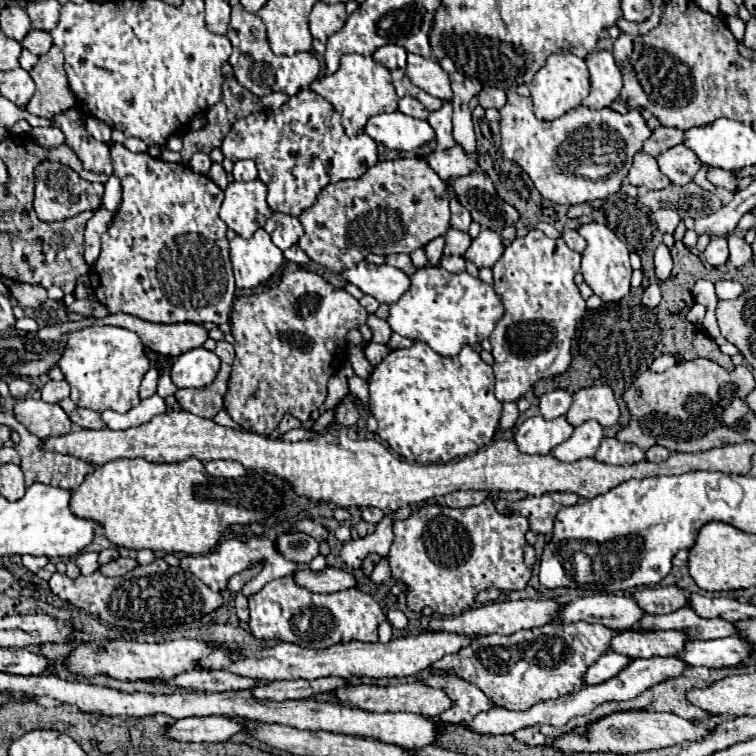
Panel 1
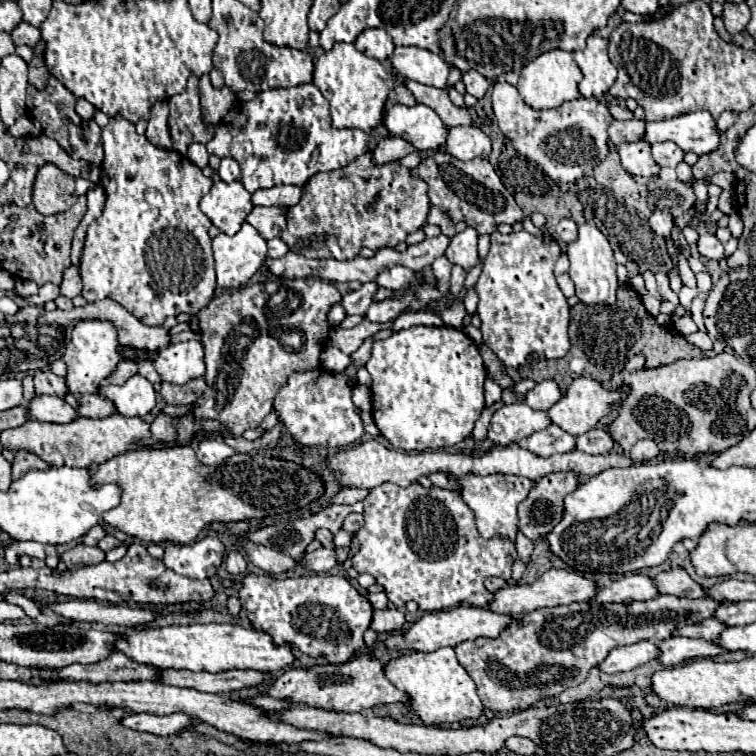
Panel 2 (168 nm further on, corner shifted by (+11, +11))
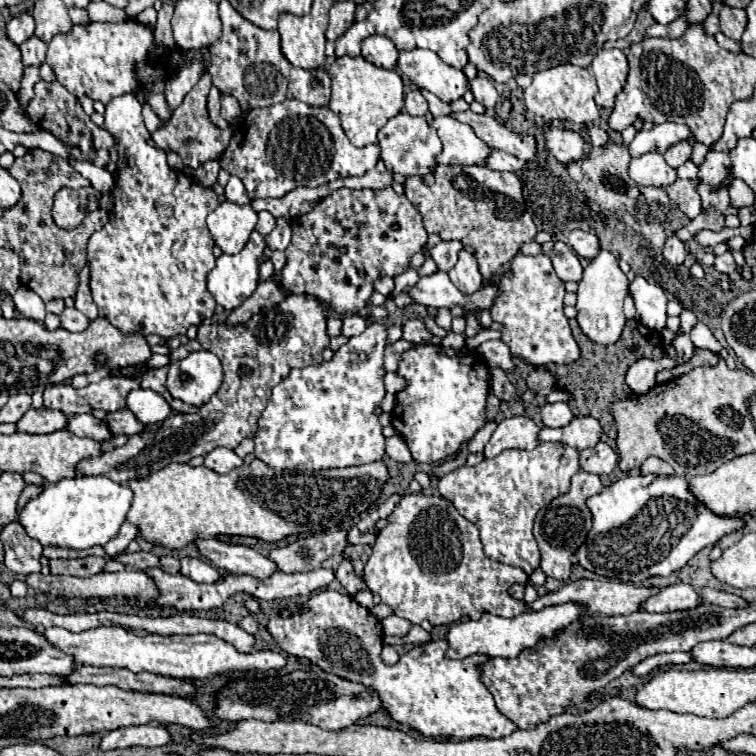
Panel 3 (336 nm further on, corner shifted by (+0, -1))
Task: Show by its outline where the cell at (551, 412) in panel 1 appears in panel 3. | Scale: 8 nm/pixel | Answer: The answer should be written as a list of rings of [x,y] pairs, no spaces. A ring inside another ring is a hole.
[[[555,402],[555,404],[545,404],[541,408],[541,418],[543,424],[549,428],[563,428],[573,420],[573,414],[565,402]]]

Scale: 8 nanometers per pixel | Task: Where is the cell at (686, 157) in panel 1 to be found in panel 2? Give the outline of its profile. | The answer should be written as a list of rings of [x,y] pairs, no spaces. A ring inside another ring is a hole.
[[[656,142],[652,144],[652,158],[658,166],[670,166],[676,168],[684,160],[682,148],[676,148],[672,142]]]

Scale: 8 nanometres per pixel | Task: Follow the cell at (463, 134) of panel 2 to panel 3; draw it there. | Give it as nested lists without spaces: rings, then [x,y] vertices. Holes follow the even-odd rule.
[[[493,150],[491,152],[491,160],[487,160],[485,164],[487,168],[495,168],[495,170],[509,170],[509,172],[517,172],[521,170],[525,164],[517,158],[517,156],[511,156],[503,150]]]

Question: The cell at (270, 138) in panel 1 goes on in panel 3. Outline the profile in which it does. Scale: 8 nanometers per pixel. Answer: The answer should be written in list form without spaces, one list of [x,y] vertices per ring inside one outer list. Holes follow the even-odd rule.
[[[285,100],[283,104],[275,104],[267,110],[259,108],[249,110],[243,124],[235,130],[227,150],[221,154],[219,164],[231,176],[241,178],[249,198],[281,198],[301,184],[315,188],[337,178],[363,176],[377,164],[377,160],[379,160],[379,146],[369,144],[365,148],[355,148],[345,136],[339,118],[327,106],[311,108],[299,100]]]

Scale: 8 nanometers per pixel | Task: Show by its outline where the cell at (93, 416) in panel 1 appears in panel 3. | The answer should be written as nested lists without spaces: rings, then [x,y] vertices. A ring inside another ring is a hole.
[[[123,410],[123,412],[111,412],[107,414],[105,422],[109,424],[113,434],[125,434],[125,436],[133,436],[133,434],[141,434],[145,430],[145,424],[139,422],[131,410]]]

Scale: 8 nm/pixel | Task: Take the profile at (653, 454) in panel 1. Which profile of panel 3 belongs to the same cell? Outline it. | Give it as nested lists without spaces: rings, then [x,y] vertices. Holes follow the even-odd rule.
[[[647,458],[643,462],[643,466],[641,466],[641,474],[657,474],[657,476],[665,474],[665,476],[673,476],[675,470],[667,462],[663,462],[659,458]]]

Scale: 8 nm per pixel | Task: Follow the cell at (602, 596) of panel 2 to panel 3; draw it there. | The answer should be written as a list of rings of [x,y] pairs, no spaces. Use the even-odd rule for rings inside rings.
[[[675,584],[661,588],[649,600],[643,602],[647,612],[673,612],[673,610],[693,610],[703,604],[701,594],[691,584]]]

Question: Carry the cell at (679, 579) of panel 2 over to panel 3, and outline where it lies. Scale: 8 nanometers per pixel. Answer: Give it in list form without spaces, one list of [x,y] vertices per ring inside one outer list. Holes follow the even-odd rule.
[[[703,588],[703,600],[707,600],[707,604],[717,604],[723,608],[745,608],[749,606],[749,602],[745,602],[741,596],[735,594],[727,594],[721,590],[713,590],[713,588]]]

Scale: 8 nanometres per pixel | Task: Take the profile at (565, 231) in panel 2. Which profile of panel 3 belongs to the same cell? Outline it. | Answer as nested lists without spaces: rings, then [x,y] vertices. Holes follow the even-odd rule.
[[[573,230],[569,234],[569,246],[581,256],[581,258],[595,258],[599,254],[599,238],[591,232],[583,232],[583,230]]]

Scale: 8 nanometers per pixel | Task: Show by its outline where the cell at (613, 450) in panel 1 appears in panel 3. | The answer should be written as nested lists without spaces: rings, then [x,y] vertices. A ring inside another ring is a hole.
[[[599,442],[597,446],[581,452],[579,466],[583,472],[611,474],[611,470],[617,466],[617,452],[611,446],[607,446],[605,442]]]

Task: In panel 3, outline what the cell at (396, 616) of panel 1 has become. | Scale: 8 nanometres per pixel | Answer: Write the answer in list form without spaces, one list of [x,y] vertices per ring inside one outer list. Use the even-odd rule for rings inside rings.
[[[413,626],[411,632],[403,638],[397,638],[397,636],[385,636],[385,642],[387,644],[425,644],[425,642],[431,642],[431,634],[425,632],[421,626]]]

